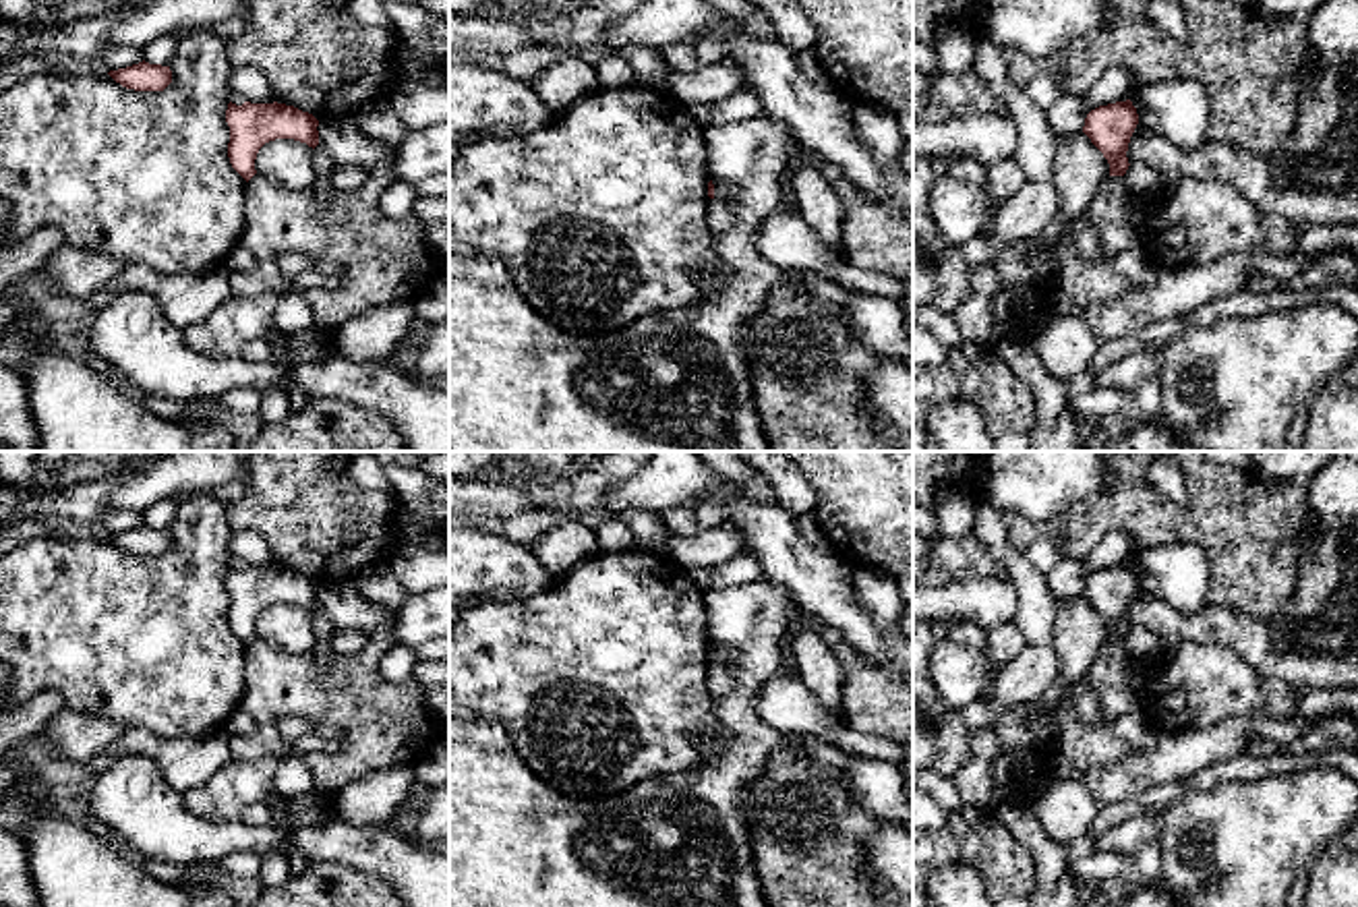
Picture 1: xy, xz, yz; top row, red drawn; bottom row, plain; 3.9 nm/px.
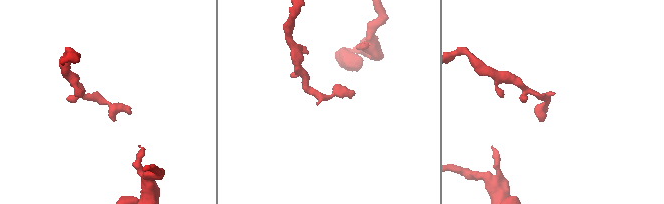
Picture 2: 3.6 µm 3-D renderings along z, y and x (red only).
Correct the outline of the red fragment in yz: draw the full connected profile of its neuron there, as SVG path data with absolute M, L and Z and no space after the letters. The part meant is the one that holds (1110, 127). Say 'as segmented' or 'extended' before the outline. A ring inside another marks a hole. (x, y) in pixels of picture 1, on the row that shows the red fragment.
as segmented; M1130 99L1099 106L1085 118L1083 133L1103 153L1110 176L1124 176L1128 170L1128 143L1139 124L1136 108Z

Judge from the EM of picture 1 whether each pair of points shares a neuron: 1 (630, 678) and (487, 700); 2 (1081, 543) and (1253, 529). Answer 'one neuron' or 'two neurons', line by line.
1: one neuron
2: one neuron

